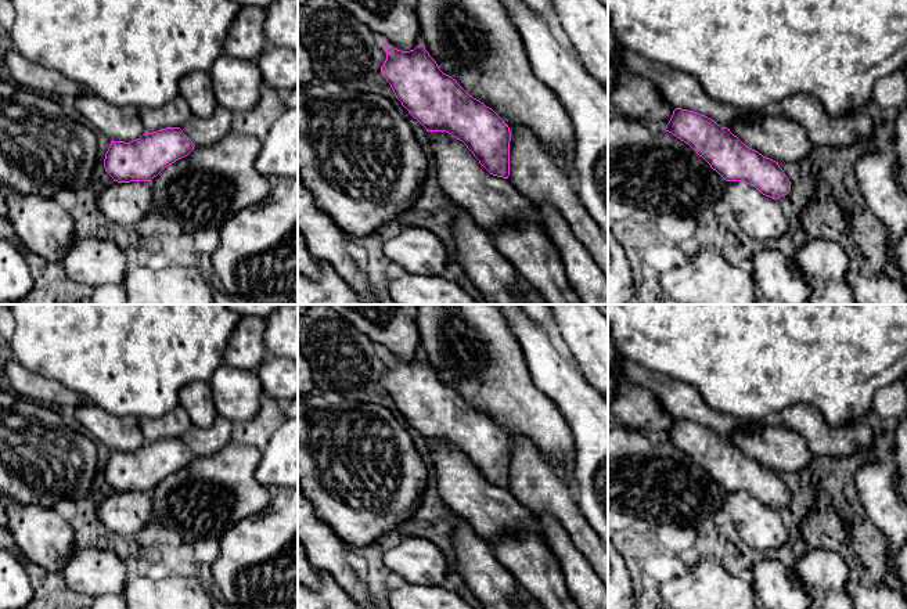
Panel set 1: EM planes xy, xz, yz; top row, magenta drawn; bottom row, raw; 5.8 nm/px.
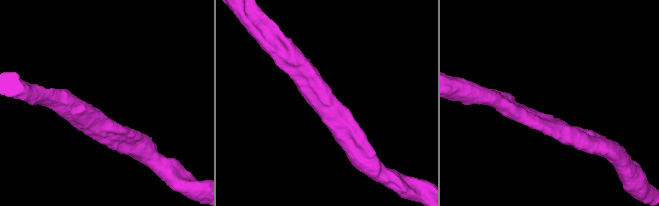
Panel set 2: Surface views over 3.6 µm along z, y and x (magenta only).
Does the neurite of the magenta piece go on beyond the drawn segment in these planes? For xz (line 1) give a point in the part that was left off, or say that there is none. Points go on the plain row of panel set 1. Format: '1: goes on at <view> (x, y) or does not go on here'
1: does not go on here

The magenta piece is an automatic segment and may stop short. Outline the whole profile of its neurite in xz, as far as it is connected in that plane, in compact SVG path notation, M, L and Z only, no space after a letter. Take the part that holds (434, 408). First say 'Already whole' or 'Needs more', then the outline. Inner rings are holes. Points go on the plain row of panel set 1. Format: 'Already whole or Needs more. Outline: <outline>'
Already whole. Outline: M382 354L386 360L386 371L381 376L382 386L408 424L426 442L446 442L463 451L490 484L508 489L511 451L508 435L492 418L469 406L456 389L443 383L422 354L410 361Z

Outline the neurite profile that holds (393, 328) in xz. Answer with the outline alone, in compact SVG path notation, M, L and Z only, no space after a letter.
M328 304L368 336L382 353L410 361L421 354L421 335L415 321L415 304Z

